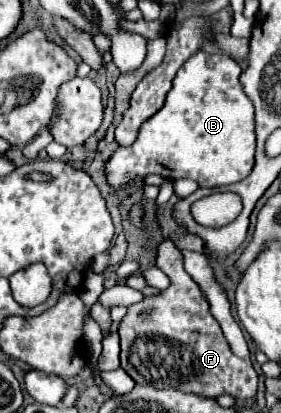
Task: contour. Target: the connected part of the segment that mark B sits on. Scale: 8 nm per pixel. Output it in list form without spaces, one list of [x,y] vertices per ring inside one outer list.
[[[198,51],[192,55],[174,77],[174,87],[166,97],[164,107],[142,123],[134,145],[118,145],[104,165],[108,185],[112,191],[122,191],[132,187],[136,181],[142,181],[148,175],[168,175],[174,179],[192,179],[200,187],[220,187],[244,179],[254,167],[254,107],[246,97],[240,81],[240,65],[228,55],[210,55]]]

